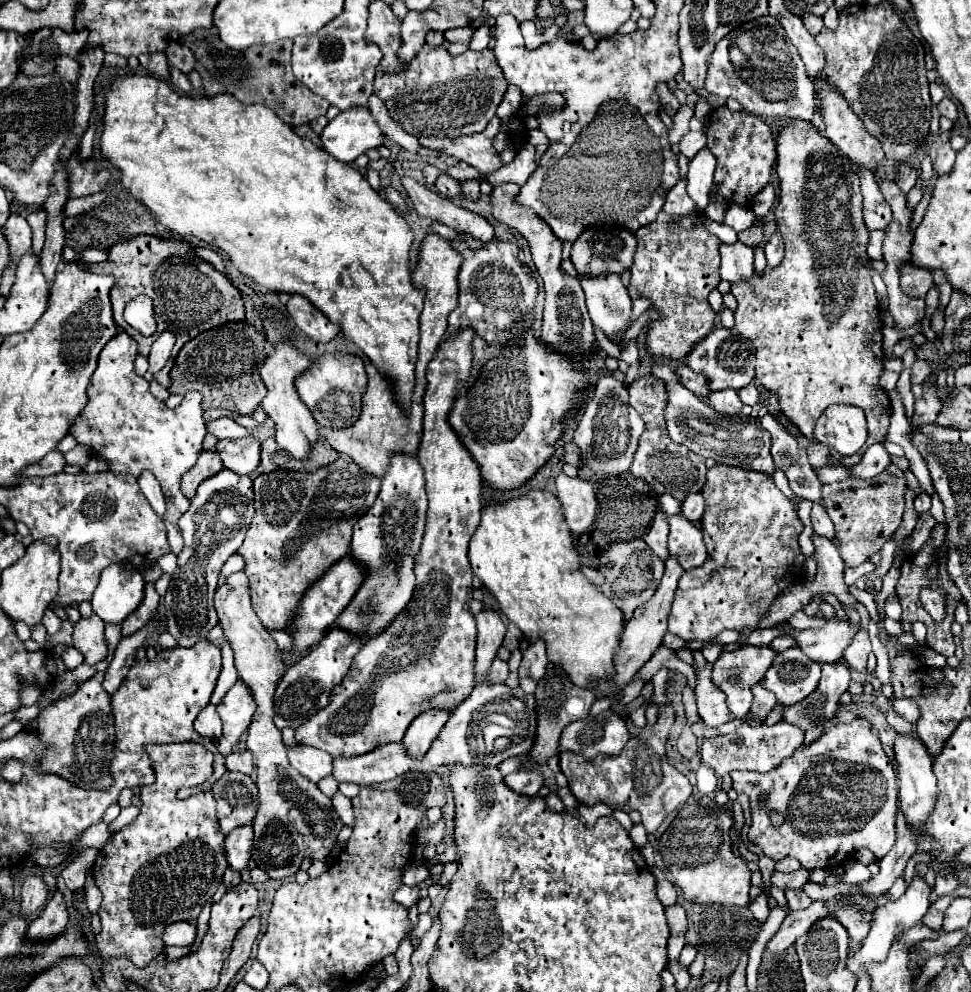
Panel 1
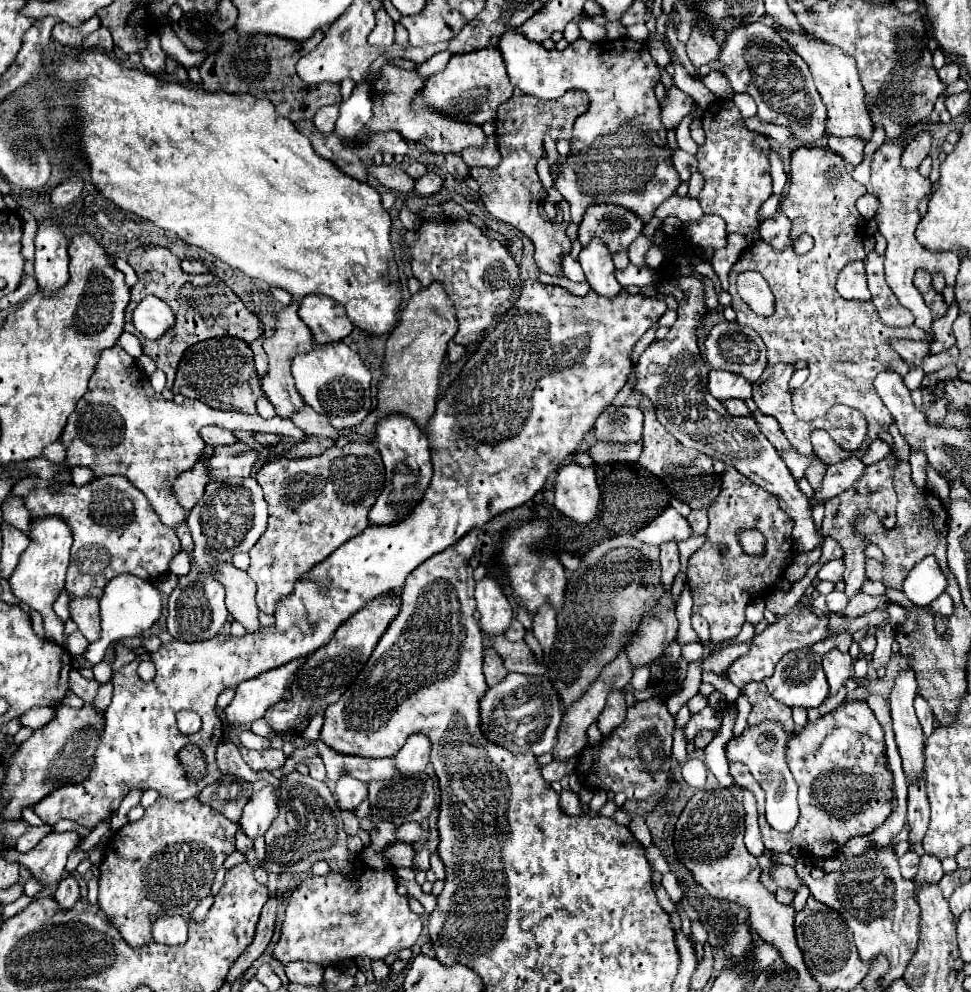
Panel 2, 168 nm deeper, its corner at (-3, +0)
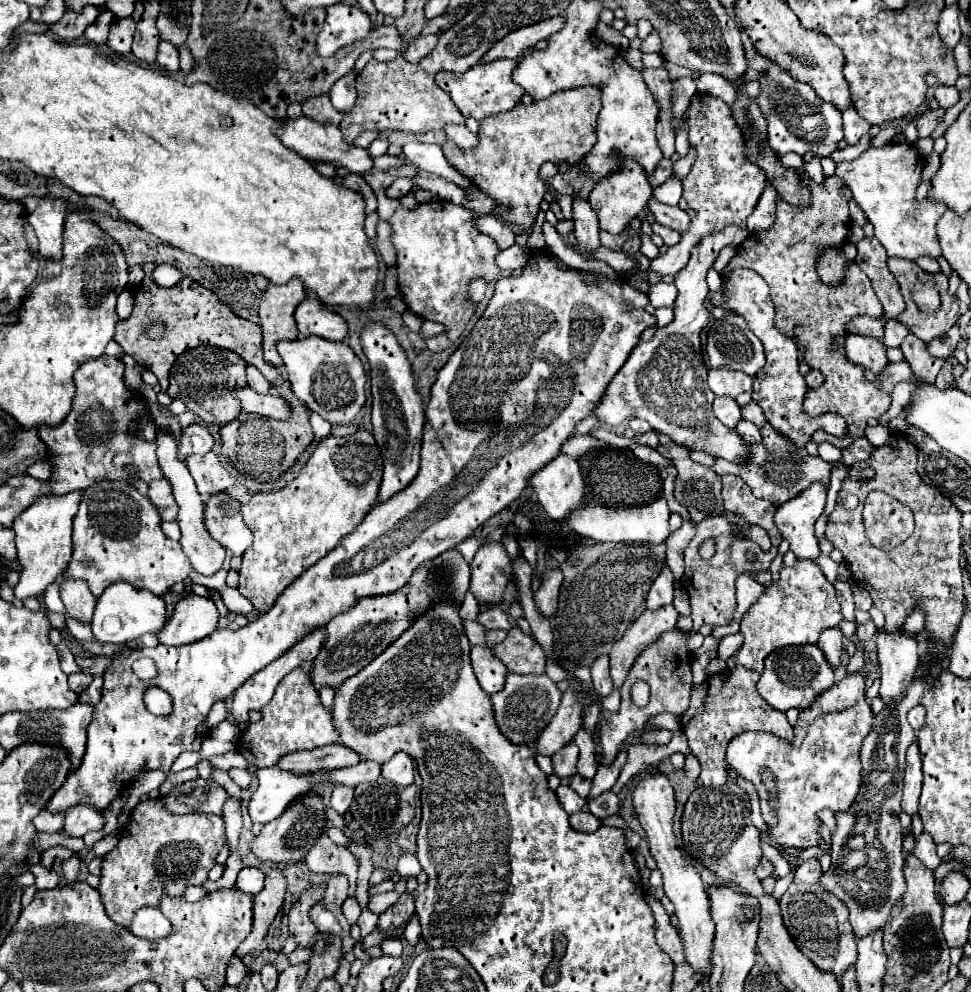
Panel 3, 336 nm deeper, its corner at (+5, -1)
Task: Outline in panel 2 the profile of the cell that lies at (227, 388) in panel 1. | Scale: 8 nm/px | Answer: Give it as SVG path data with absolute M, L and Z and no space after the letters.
M235 336L211 338L193 344L185 350L185 356L181 358L181 364L177 368L173 394L177 392L185 398L197 398L215 410L255 414L255 402L263 396L263 390L249 344L237 340Z

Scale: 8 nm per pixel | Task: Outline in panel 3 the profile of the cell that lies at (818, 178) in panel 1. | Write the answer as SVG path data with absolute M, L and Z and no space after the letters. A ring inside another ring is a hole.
M805 173L803 181L811 187L811 207L797 211L783 199L779 199L775 223L765 231L751 233L751 237L747 237L747 241L739 245L737 255L731 259L721 275L725 277L735 267L749 267L769 283L777 311L777 329L795 339L799 349L805 349L805 359L811 369L819 369L825 375L825 383L821 387L807 391L803 403L805 411L811 417L823 413L841 415L847 421L847 439L853 441L857 437L863 437L869 417L881 417L889 409L891 397L879 391L873 383L865 381L863 369L859 365L851 365L845 359L845 323L855 315L869 315L873 319L879 319L883 315L883 309L871 287L871 281L857 265L851 265L845 285L835 289L821 285L821 279L815 271L815 261L819 253L825 245L843 245L849 233L849 207L839 193L845 183L837 175L833 175L825 177L825 185L817 185ZM833 341L837 341L837 349L831 353L829 345Z

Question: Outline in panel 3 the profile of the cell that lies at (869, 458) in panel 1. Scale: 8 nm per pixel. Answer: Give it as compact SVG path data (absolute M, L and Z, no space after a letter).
M813 483L799 497L783 503L775 511L775 525L783 539L791 543L791 551L801 559L815 559L819 555L813 525L823 513L827 489L821 483Z

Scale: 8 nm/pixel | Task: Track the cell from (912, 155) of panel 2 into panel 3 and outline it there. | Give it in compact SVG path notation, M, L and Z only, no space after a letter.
M941 107L939 109L929 109L923 115L919 115L917 121L915 121L915 125L919 129L919 135L931 135L933 129L937 127L937 123L943 119L943 115L945 115L945 109L941 109Z

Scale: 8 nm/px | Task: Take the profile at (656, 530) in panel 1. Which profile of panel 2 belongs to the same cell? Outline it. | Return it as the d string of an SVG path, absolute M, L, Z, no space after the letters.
M665 542L659 548L661 548L659 562L661 562L661 570L663 570L661 582L663 582L665 590L669 590L679 572L679 550L677 550L677 542Z

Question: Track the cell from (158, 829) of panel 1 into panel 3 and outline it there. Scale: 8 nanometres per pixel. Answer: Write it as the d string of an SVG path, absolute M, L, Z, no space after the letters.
M161 801L139 803L133 809L133 821L121 829L119 845L103 857L101 883L97 887L107 915L129 927L131 917L141 907L159 907L163 893L179 897L187 885L201 885L215 865L219 849L225 845L225 823L219 815L193 813L173 815Z

